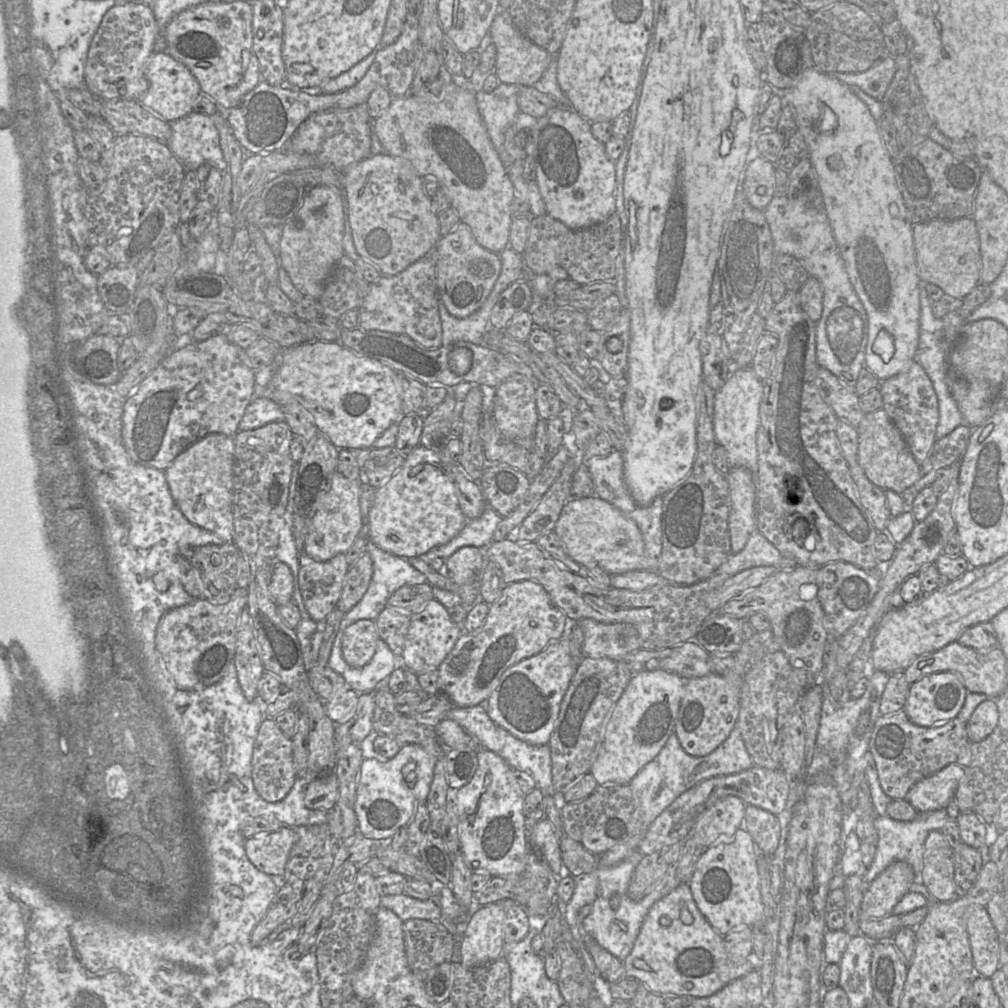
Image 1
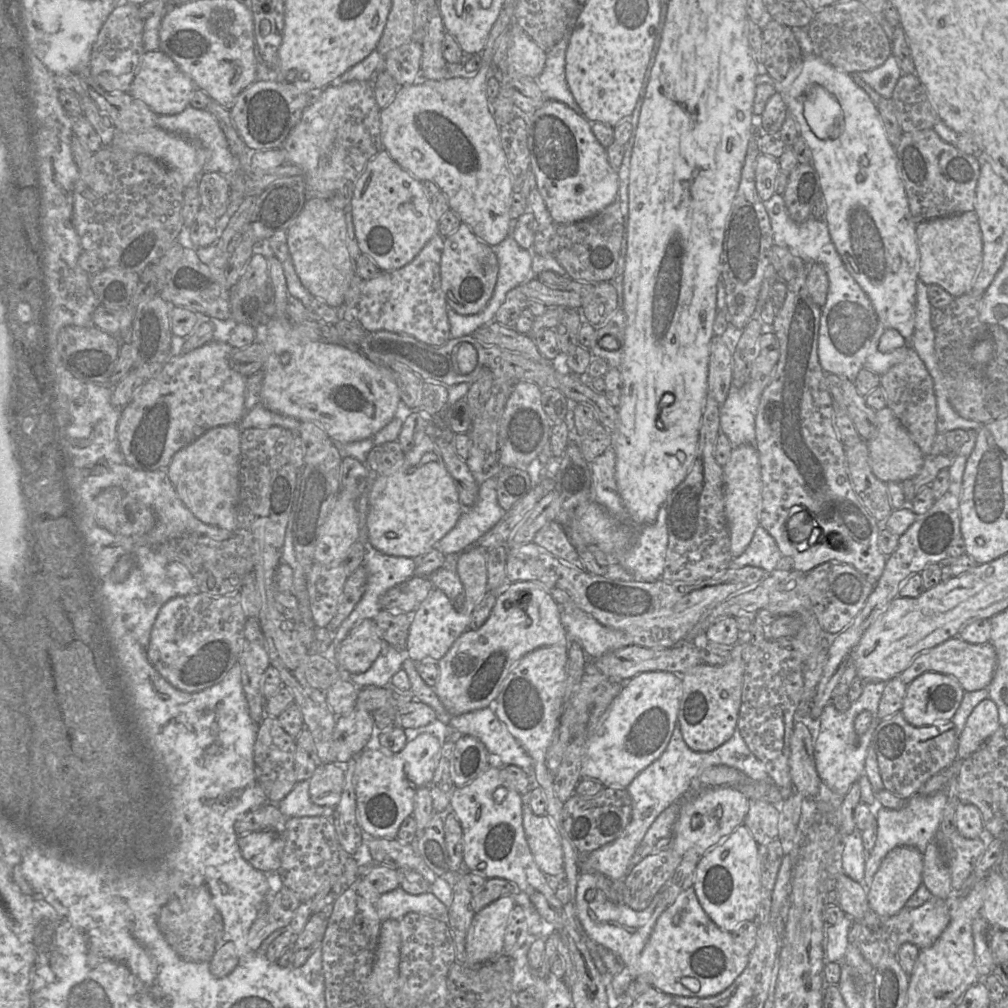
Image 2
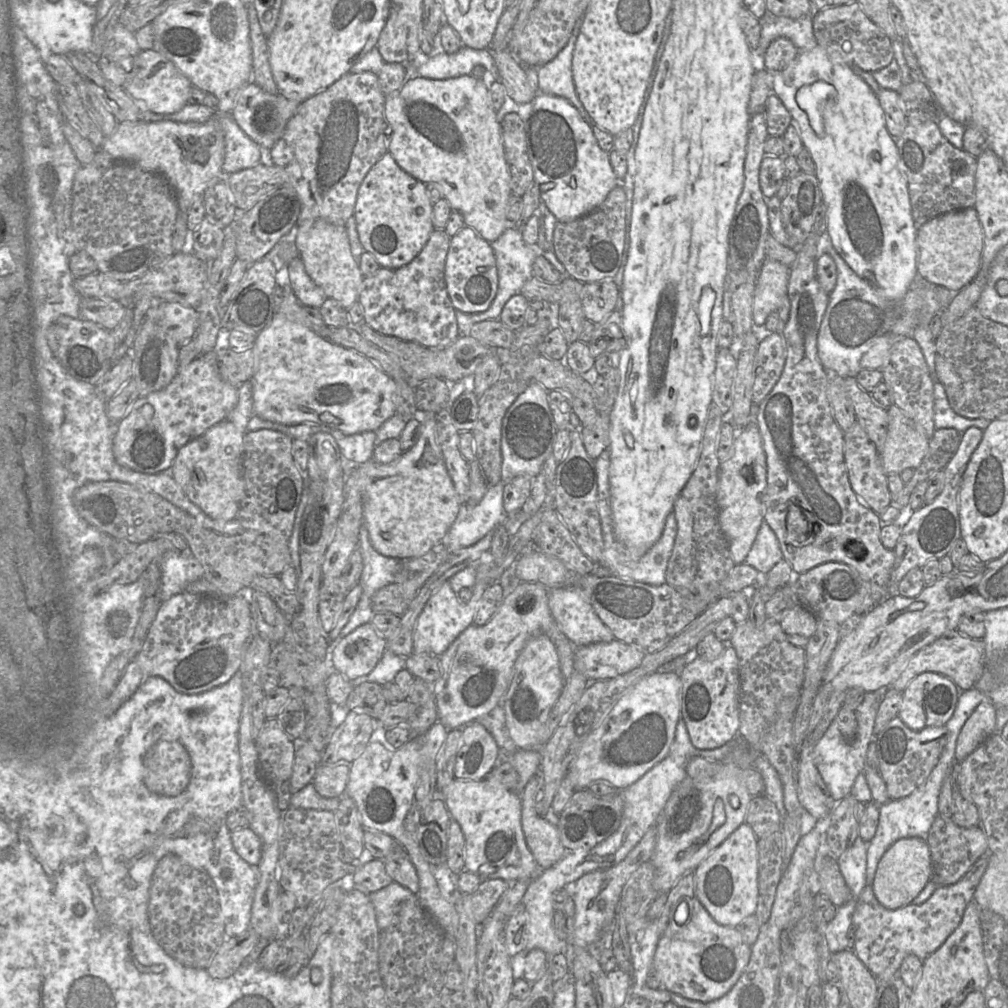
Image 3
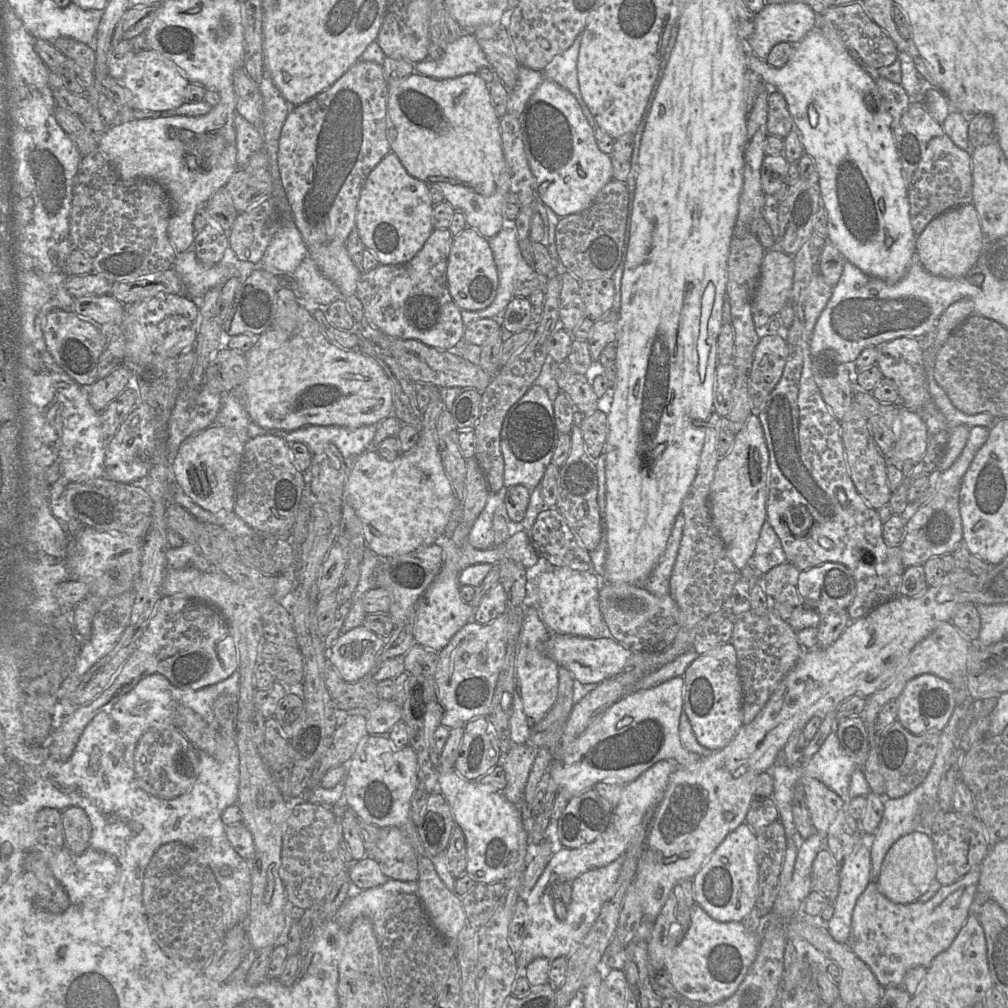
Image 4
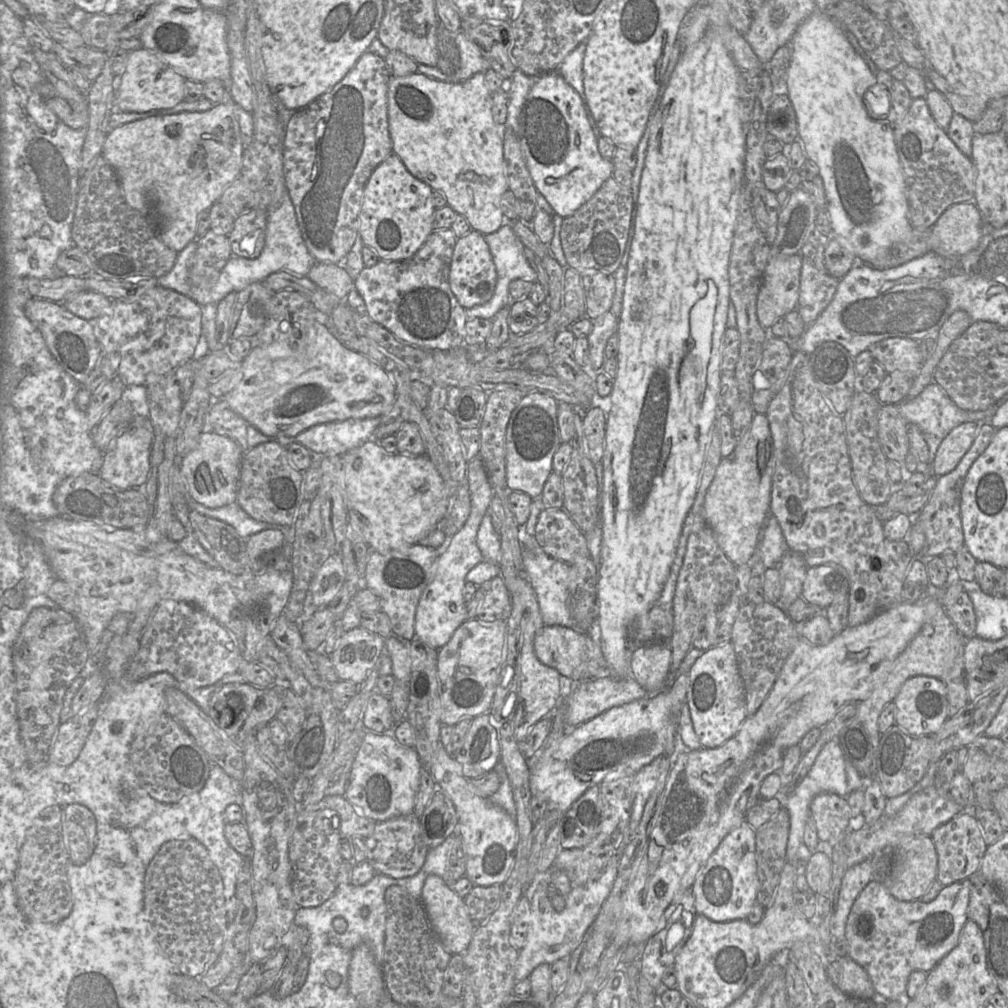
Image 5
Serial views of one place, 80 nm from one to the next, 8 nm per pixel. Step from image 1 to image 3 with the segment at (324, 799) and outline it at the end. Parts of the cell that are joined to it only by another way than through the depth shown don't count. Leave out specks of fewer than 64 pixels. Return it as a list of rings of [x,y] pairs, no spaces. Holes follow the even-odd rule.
[[[349,762],[320,764],[312,781],[316,791],[325,798],[342,797],[346,792],[350,765]]]

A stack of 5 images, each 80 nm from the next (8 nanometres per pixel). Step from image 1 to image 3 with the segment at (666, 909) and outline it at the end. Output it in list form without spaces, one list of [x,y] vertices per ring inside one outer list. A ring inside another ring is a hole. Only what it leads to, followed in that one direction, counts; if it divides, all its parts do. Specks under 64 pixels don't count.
[[[696,896],[682,897],[671,907],[667,927],[657,943],[652,968],[666,990],[690,1000],[711,1002],[726,995],[736,984],[749,963],[751,947],[743,941],[736,927],[715,922]]]

